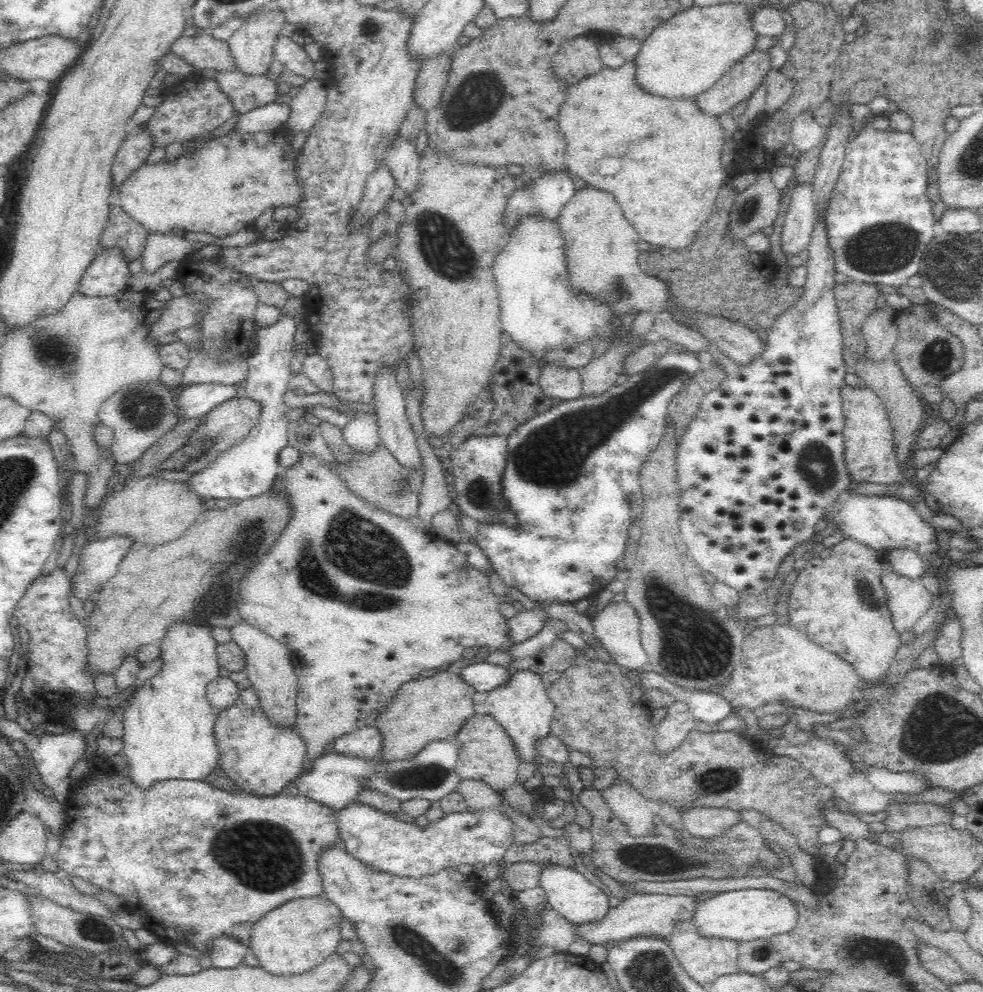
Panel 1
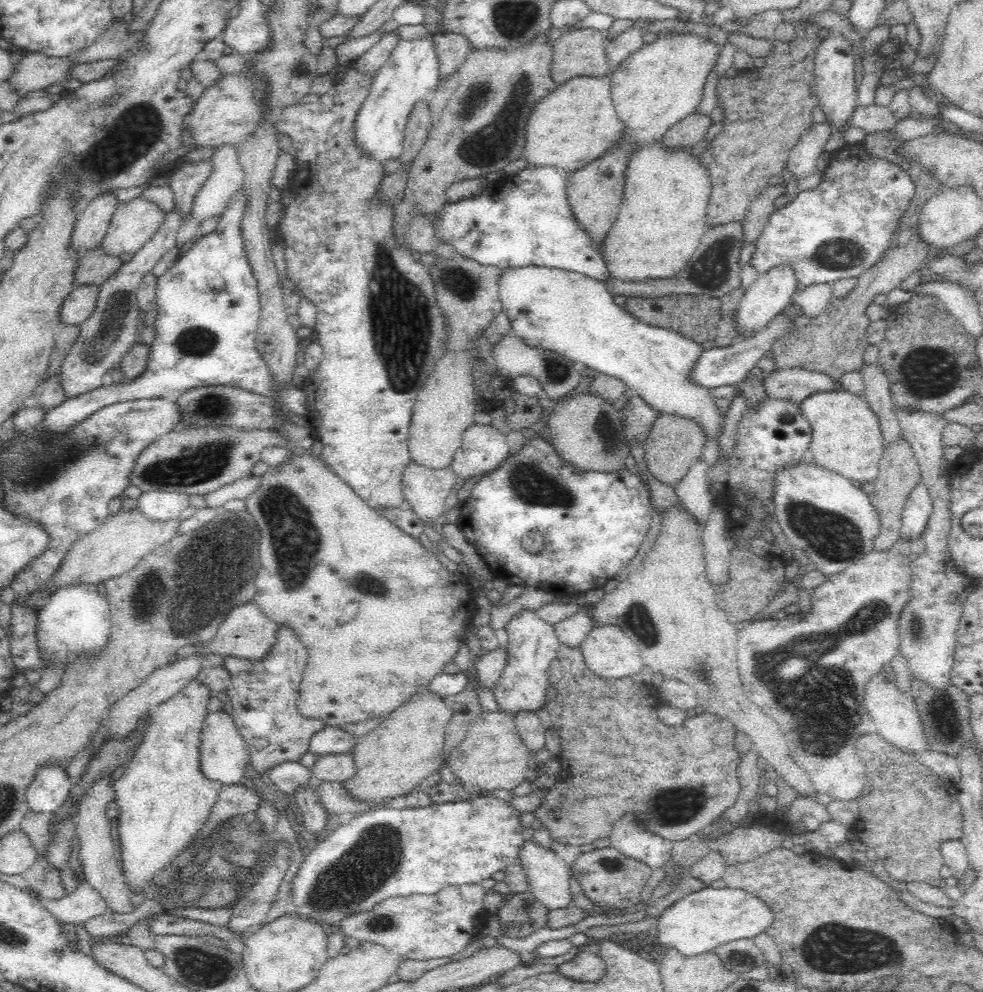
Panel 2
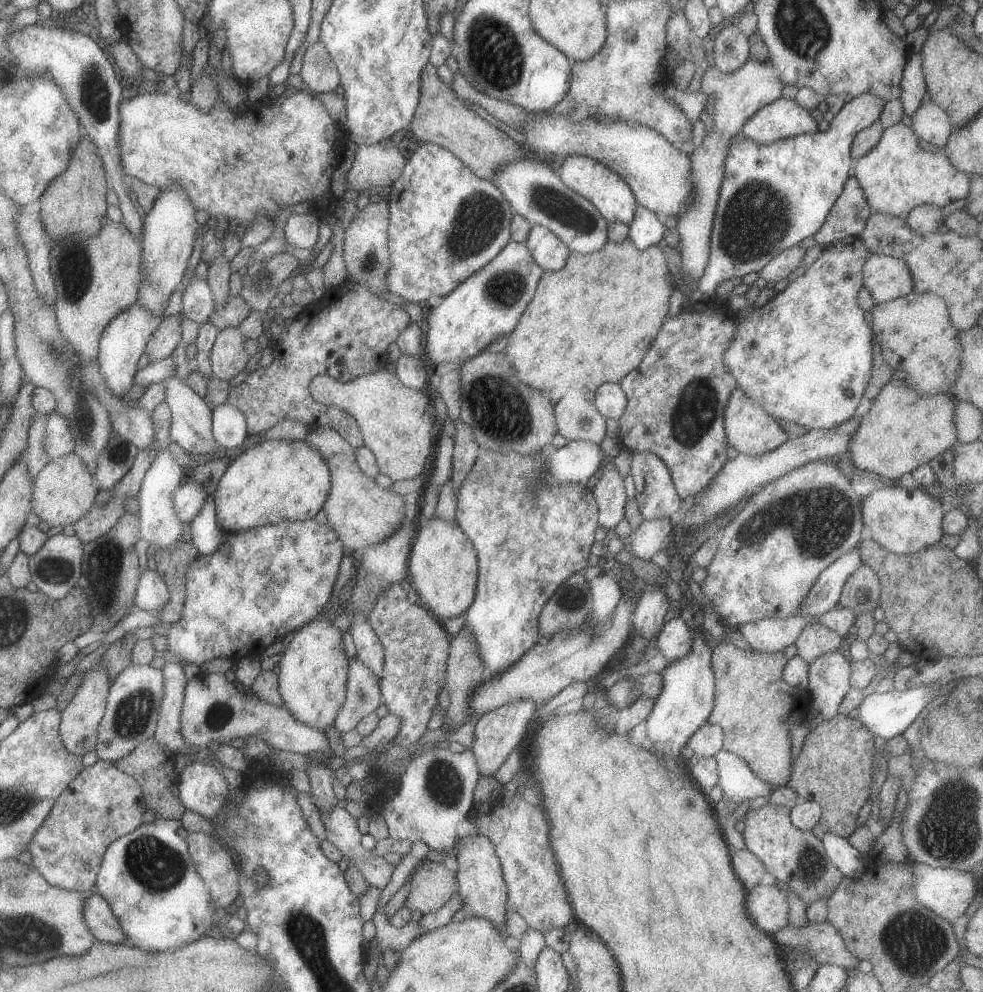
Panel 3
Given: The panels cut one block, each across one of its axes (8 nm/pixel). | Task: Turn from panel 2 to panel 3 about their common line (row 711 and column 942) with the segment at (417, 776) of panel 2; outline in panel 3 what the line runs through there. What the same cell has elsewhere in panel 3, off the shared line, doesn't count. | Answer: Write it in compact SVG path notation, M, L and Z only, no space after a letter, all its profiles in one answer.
M891 379L860 420L860 428L848 446L850 459L860 470L879 474L889 482L929 463L958 442L954 399L946 392L920 394L920 390L912 388L906 379Z

